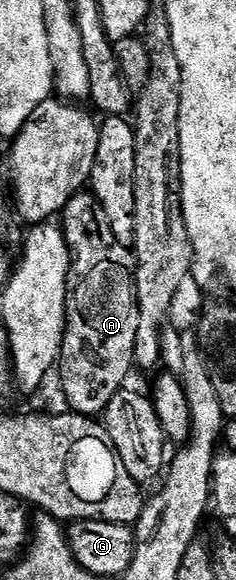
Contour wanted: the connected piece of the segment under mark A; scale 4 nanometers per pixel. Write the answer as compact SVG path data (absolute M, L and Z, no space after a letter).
M81 192L76 194L64 209L62 215L62 229L65 238L68 240L68 247L72 250L72 267L68 273L68 291L66 292L66 324L64 325L64 339L60 349L60 361L58 363L58 374L60 370L60 386L64 389L64 394L68 397L67 409L73 414L86 414L89 416L103 415L108 409L110 400L119 391L125 389L128 373L134 370L134 336L138 332L138 296L136 295L136 268L135 253L129 247L123 246L114 236L114 228L110 228L110 220L106 220L106 208L97 200L96 195L91 192Z

